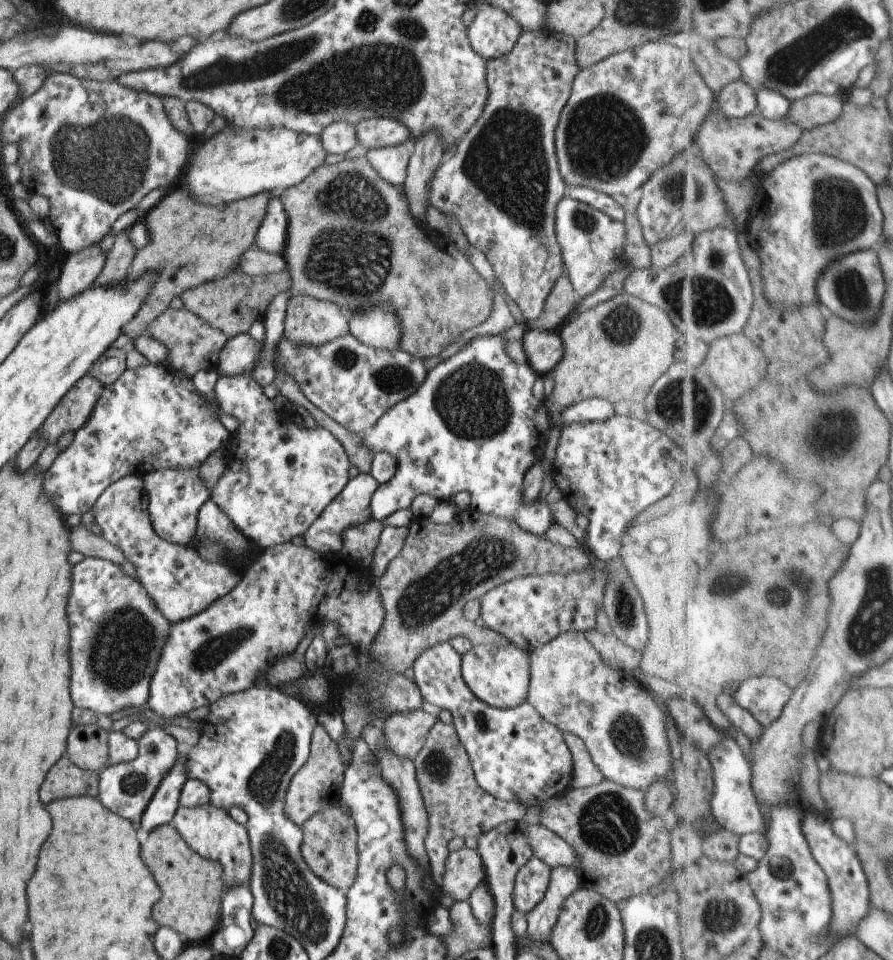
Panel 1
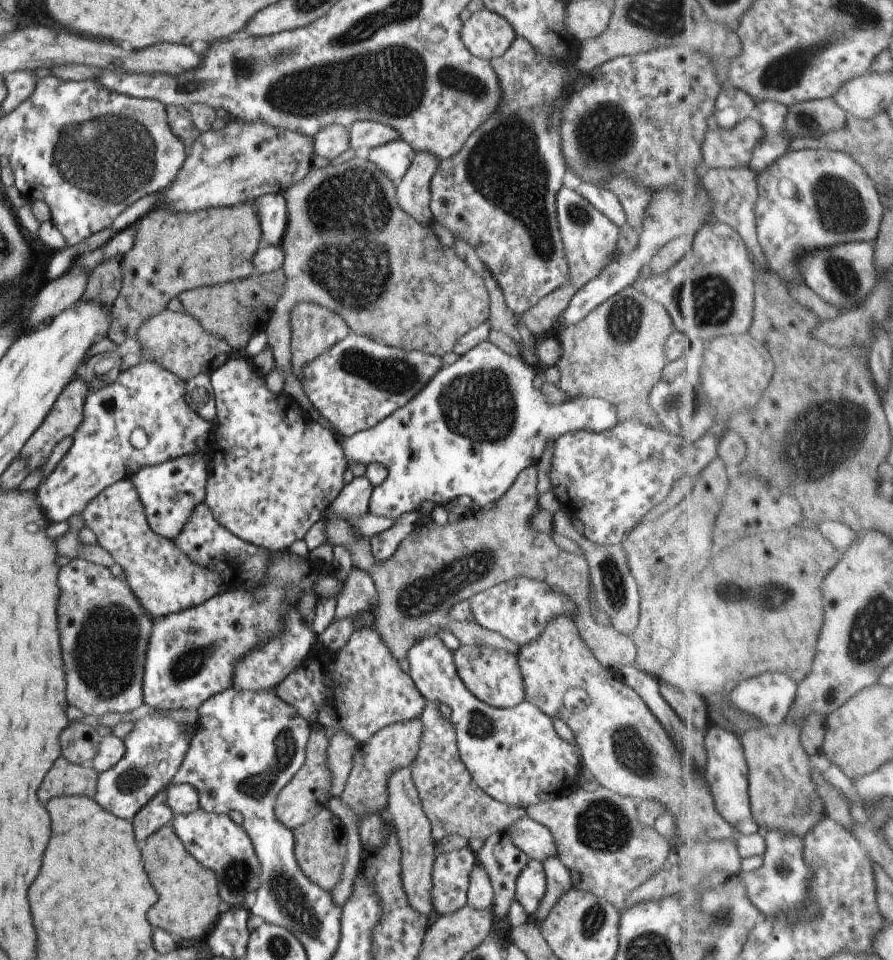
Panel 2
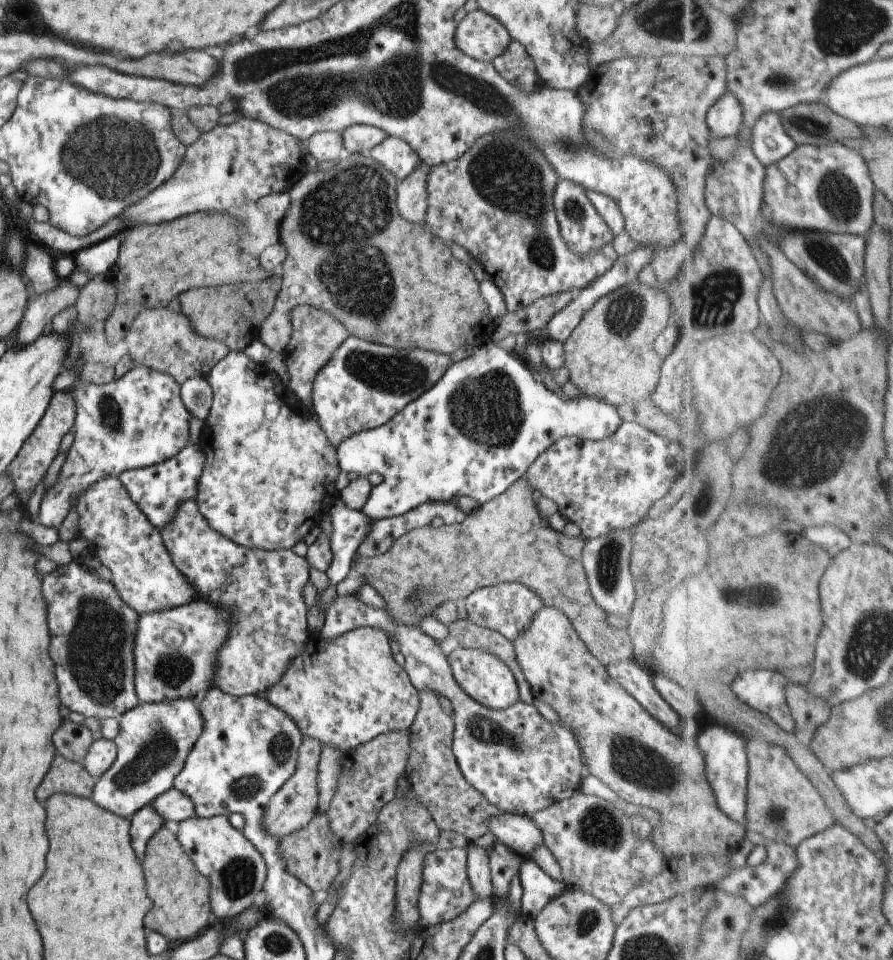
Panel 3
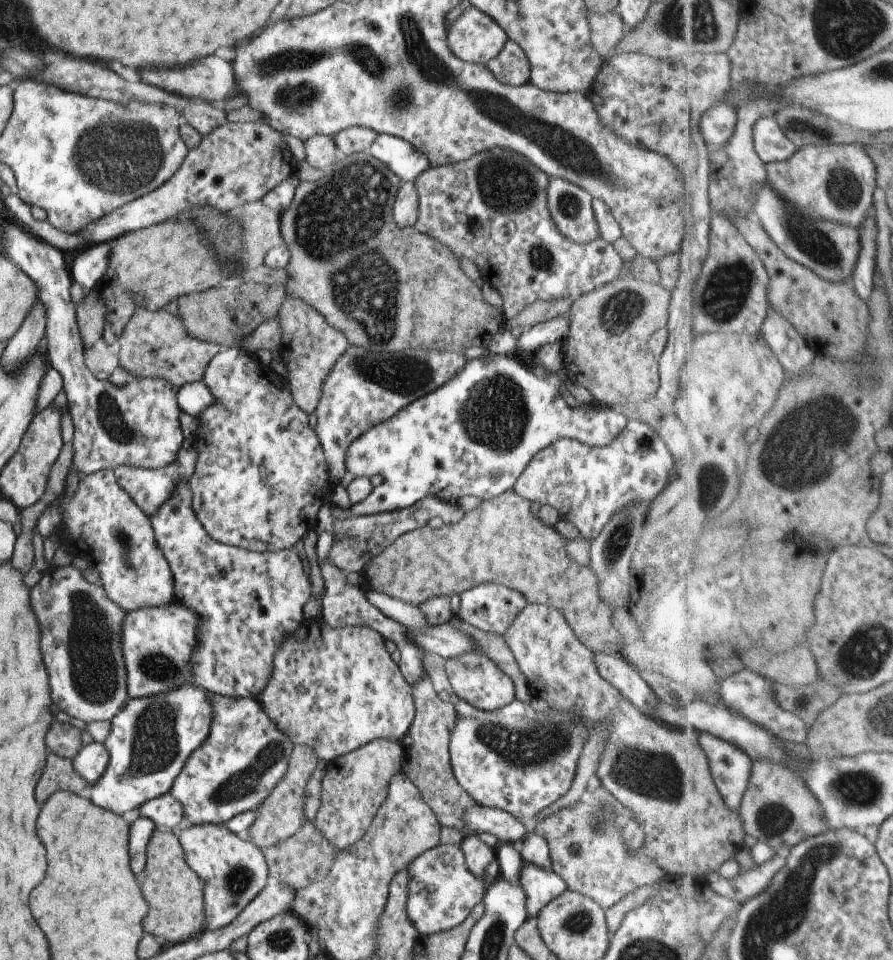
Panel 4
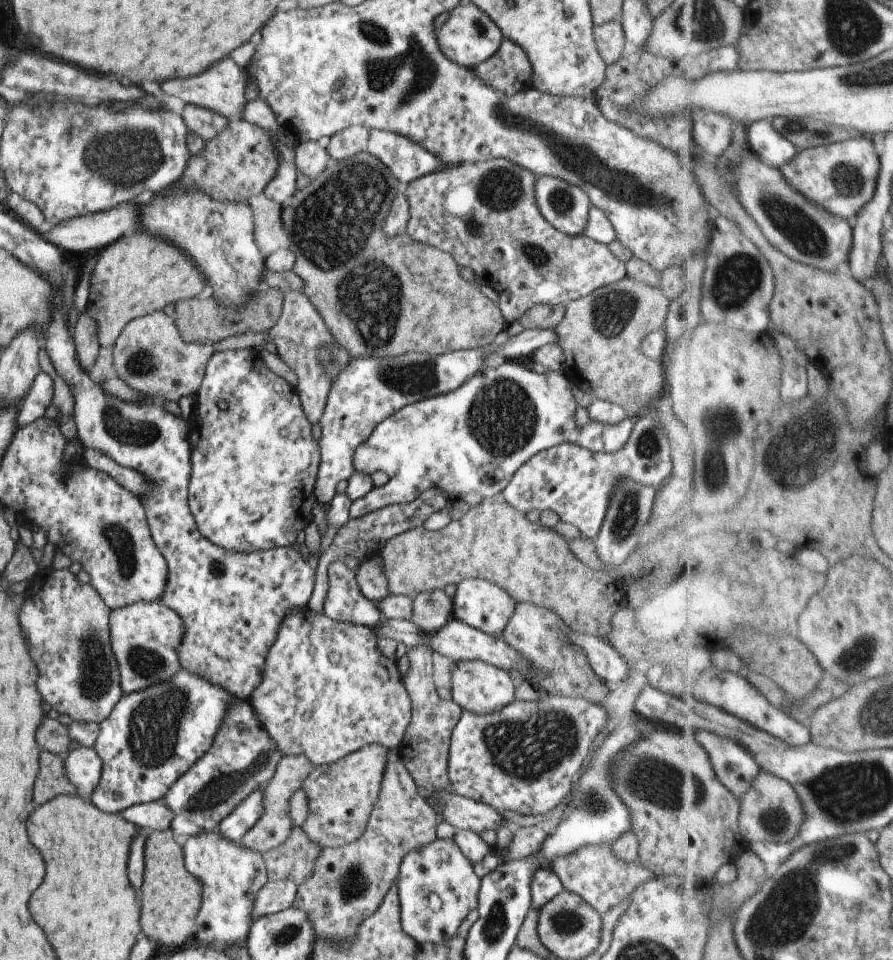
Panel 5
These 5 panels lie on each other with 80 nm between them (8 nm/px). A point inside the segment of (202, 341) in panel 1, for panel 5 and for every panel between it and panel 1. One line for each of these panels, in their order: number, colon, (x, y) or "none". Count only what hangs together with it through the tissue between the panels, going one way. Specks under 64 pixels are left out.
2: (175, 340)
3: (163, 340)
4: (153, 343)
5: (149, 356)

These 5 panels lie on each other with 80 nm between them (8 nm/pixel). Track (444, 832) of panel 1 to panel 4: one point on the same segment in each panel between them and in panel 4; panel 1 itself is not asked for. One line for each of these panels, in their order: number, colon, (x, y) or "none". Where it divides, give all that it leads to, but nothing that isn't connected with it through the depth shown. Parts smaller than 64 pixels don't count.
2: (453, 804)
3: (435, 780)
4: (425, 763)

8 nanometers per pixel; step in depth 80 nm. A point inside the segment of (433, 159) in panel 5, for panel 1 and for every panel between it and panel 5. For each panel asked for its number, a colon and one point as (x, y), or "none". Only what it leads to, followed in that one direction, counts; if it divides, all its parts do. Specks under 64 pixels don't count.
1: (390, 163)
2: (392, 159)
3: (398, 158)
4: (403, 160)

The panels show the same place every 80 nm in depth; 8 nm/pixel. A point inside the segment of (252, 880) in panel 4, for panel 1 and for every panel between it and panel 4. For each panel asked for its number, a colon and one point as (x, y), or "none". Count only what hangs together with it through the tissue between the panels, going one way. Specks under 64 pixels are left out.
1: (207, 830)
2: (214, 841)
3: (235, 869)

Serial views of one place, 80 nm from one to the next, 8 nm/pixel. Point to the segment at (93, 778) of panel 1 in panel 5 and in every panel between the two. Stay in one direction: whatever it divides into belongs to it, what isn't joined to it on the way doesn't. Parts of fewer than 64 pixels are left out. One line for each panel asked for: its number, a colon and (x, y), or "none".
2: (65, 778)
3: (66, 776)
4: (59, 774)
5: (50, 781)

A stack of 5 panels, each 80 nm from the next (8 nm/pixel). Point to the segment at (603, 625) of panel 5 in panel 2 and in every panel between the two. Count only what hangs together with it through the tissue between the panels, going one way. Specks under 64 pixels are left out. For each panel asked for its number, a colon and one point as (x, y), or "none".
2: (435, 566)
3: (505, 540)
4: (500, 541)

